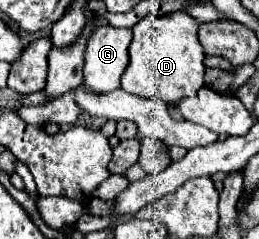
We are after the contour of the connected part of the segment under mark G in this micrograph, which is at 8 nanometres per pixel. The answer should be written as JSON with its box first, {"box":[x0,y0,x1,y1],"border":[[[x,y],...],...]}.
{"box":[84,27,132,93],"border":[[[98,27],[86,41],[84,81],[86,91],[110,93],[120,87],[120,77],[128,67],[128,45],[132,31],[122,27]]]}

